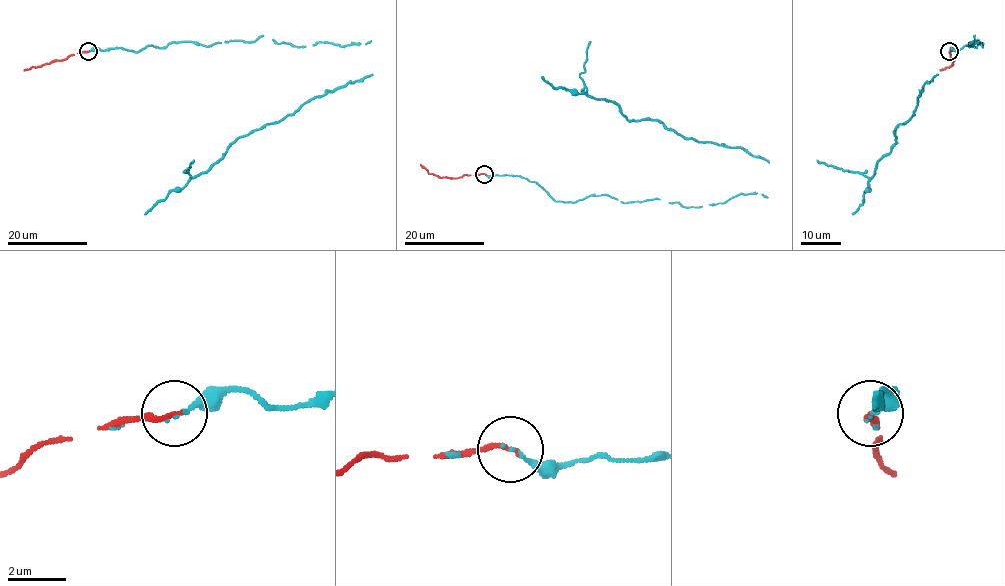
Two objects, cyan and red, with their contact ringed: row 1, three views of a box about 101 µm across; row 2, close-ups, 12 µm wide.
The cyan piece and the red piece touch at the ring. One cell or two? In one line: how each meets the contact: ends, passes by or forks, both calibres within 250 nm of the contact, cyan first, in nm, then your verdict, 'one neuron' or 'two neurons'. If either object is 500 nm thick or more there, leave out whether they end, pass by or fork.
cyan ends | red ends | 110/160 nm | one neuron

